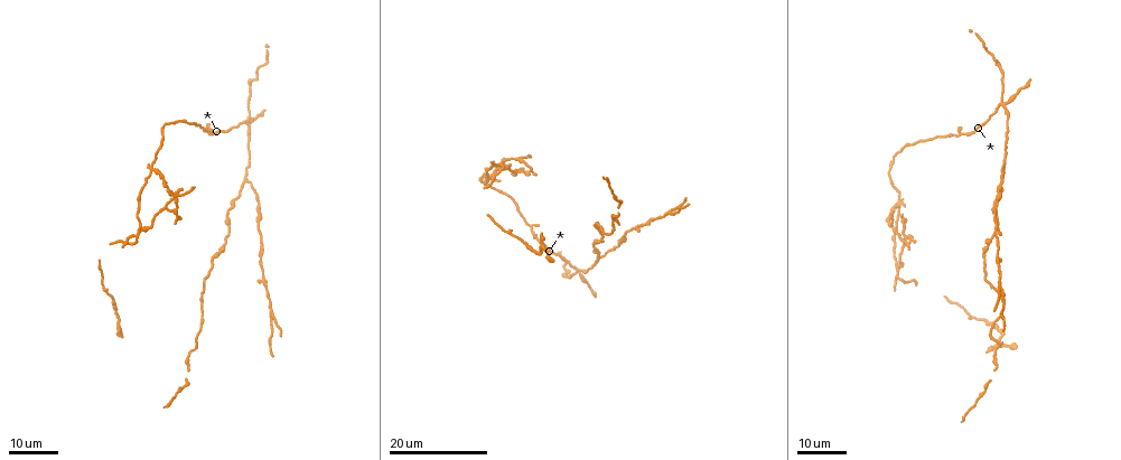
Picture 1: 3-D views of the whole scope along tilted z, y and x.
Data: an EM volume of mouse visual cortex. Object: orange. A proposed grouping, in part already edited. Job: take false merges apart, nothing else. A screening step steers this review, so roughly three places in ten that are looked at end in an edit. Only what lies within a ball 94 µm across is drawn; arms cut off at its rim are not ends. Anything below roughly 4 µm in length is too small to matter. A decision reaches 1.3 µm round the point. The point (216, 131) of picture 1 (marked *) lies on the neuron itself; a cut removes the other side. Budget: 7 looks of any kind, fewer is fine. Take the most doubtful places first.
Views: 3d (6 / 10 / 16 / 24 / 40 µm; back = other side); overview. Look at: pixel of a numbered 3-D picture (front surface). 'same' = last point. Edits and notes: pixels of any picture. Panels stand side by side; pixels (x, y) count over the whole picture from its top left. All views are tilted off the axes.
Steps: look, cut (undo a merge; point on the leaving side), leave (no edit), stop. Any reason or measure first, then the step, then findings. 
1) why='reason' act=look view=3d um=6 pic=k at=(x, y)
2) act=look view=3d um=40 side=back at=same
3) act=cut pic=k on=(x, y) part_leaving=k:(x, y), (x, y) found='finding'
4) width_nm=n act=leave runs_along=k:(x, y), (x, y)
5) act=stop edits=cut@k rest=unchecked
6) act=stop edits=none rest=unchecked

why='four or more arms meet' act=look view=3d um=24 pic=1 at=(154, 171)

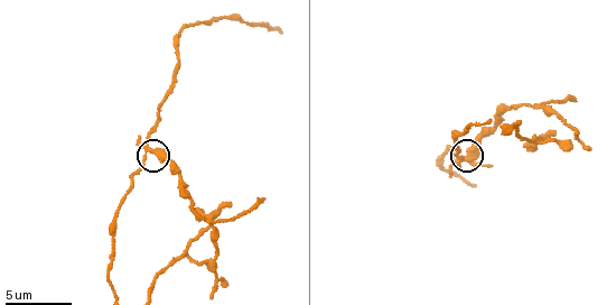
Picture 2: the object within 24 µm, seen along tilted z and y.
why='closer look' act=look view=3d um=6 pic=2 at=(152, 153)

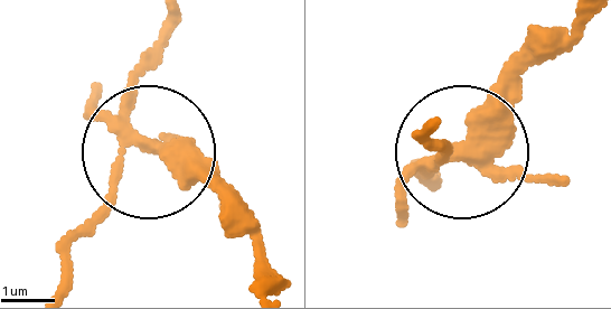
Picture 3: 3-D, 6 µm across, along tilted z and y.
act=cut pic=3 on=(508, 146) part_leaving=3:(133, 130), (213, 190), (260, 284) found='two neurons meet here'

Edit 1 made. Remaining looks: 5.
act=look view=overview

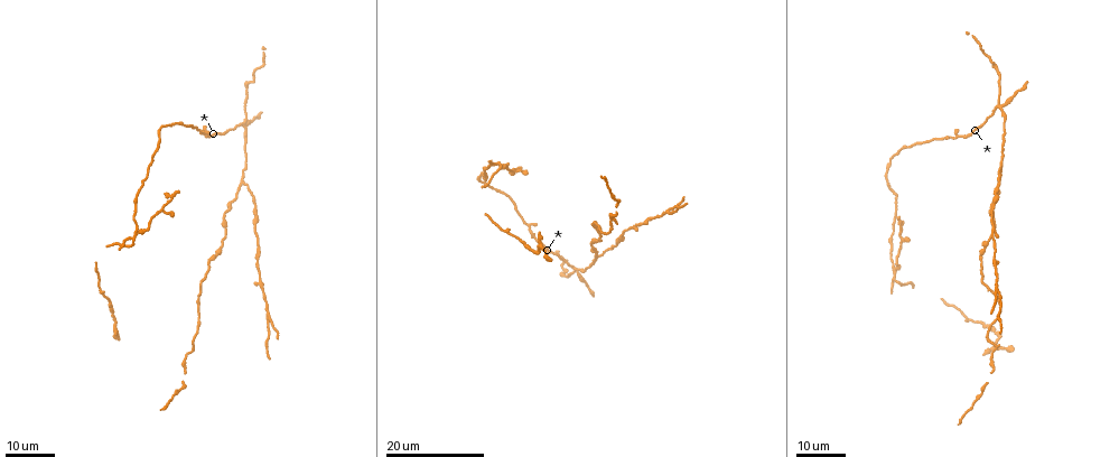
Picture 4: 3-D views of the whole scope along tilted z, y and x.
why='three arms meet' act=look view=3d um=24 pic=4 at=(136, 235)

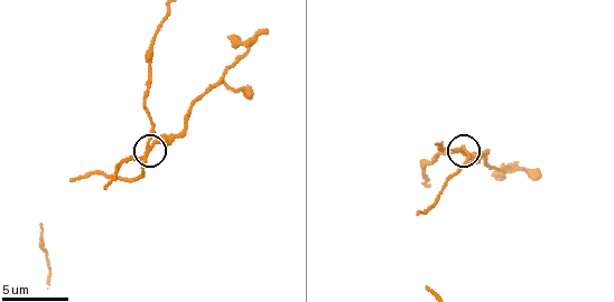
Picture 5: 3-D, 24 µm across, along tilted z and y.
act=look view=3d um=10 pic=5 at=(154, 144)

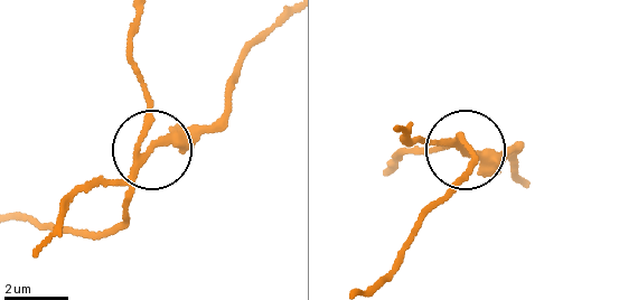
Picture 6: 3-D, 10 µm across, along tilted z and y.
act=look view=3d um=6 pic=6 at=(153, 148)

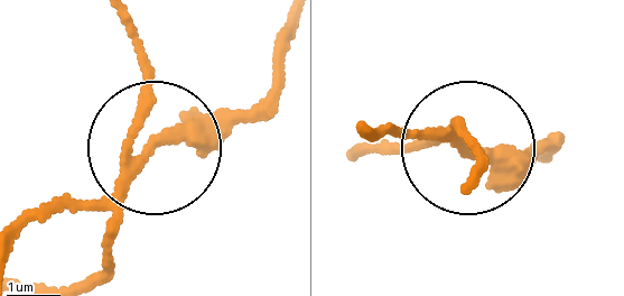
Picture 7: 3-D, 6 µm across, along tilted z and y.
side_arm_um=14 act=cut pic=7 on=(182, 138) part_leaving=7:(128, 184), (152, 153), (202, 140), (264, 89), (288, 16) found='two neurons meet here'

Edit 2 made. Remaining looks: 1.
act=stop edits=cut@3,cut@7 rest=unchecked

